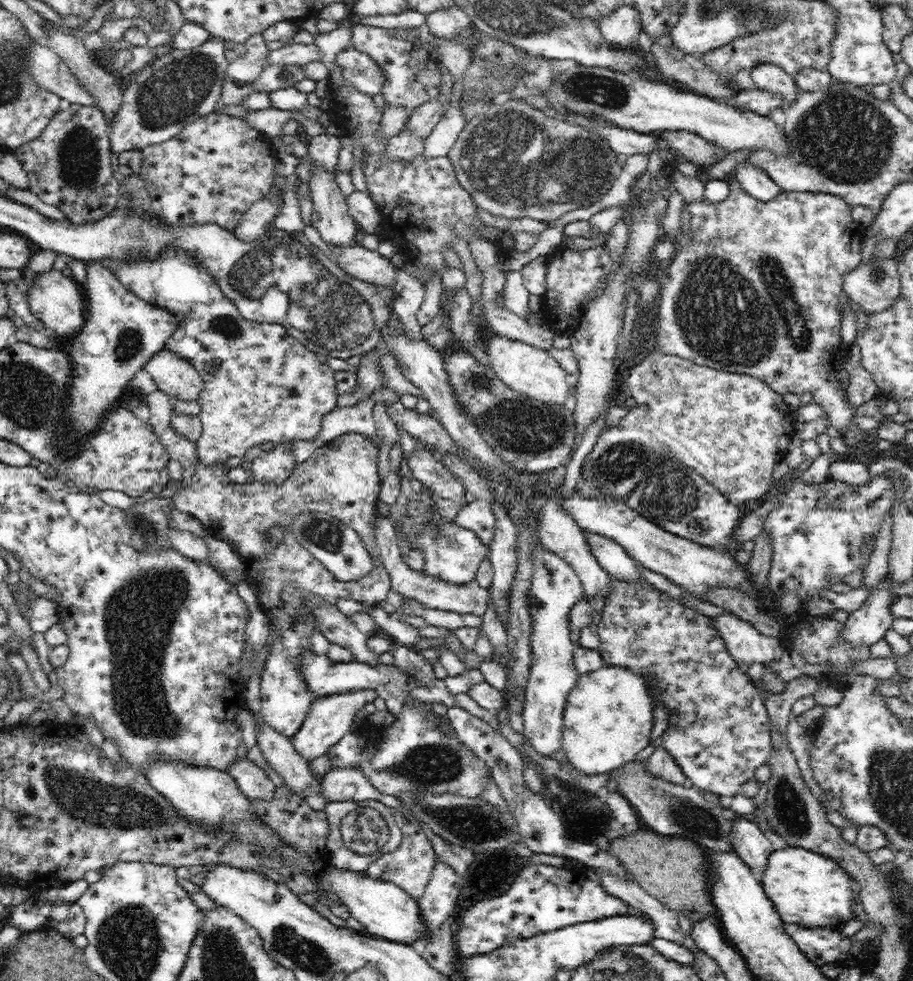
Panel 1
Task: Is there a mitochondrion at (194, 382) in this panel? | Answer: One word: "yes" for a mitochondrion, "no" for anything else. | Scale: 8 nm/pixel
no

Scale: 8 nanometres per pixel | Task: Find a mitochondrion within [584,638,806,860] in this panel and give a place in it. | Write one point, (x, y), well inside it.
(694, 817)

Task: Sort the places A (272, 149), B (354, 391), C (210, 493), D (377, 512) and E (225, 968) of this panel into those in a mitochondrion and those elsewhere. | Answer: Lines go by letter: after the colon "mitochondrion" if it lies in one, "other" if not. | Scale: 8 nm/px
A: other
B: other
C: other
D: other
E: mitochondrion

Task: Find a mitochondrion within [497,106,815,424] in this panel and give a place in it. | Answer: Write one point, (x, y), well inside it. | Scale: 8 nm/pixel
(735, 318)

